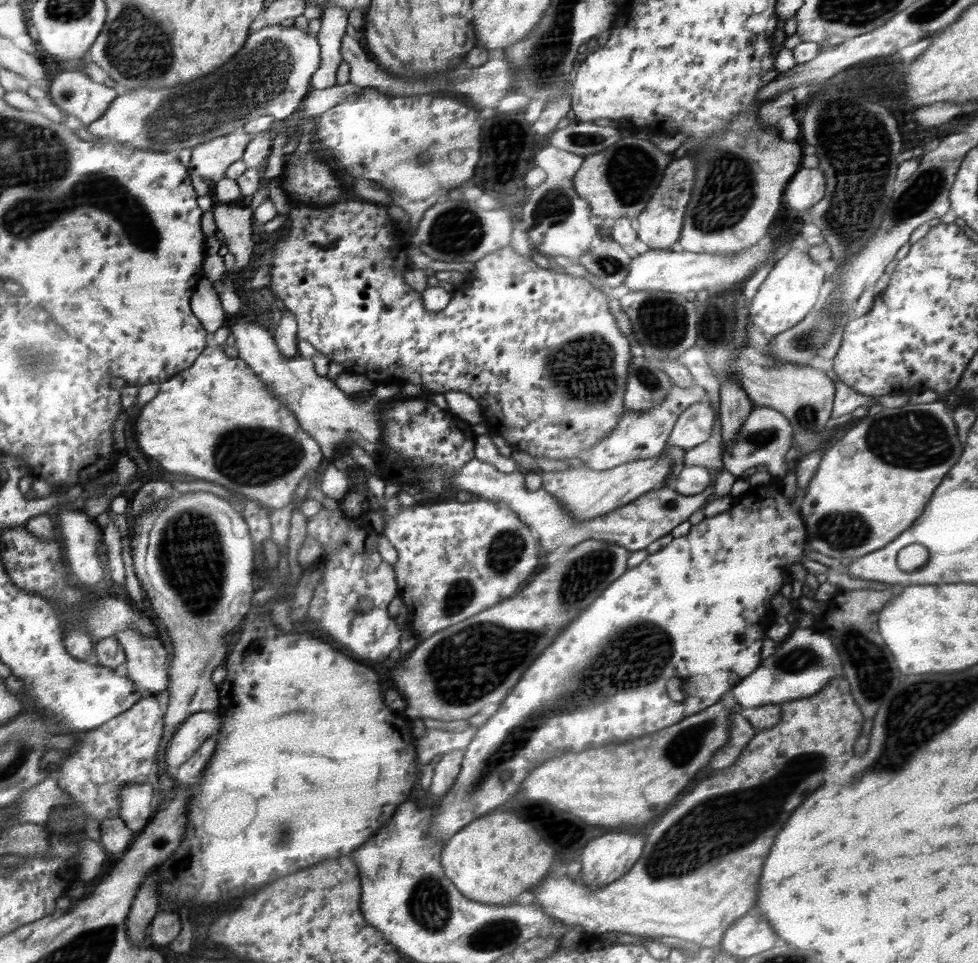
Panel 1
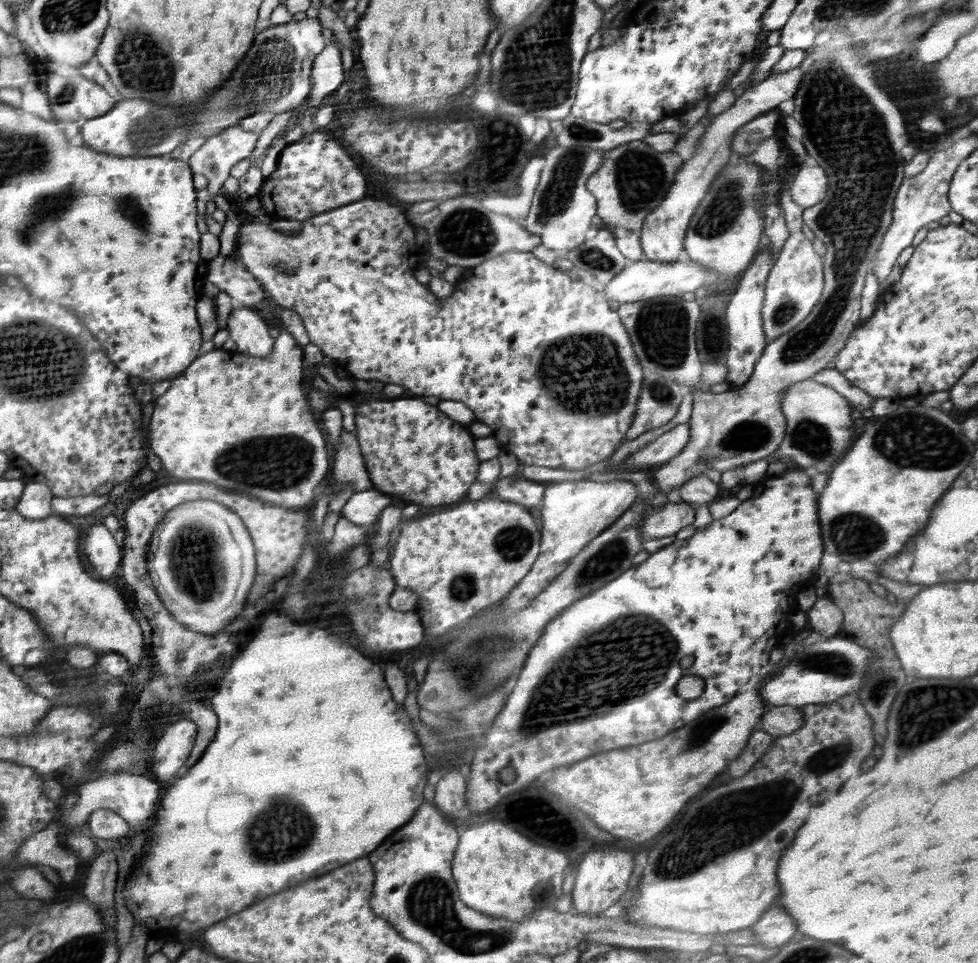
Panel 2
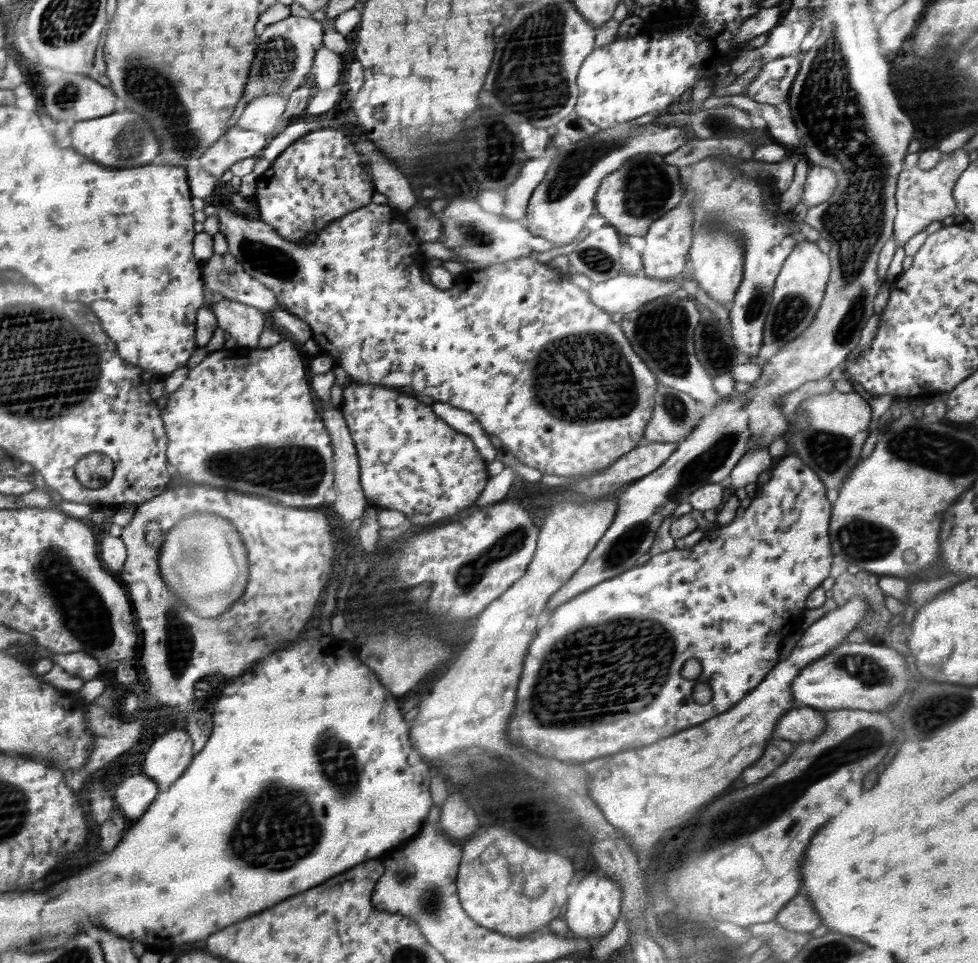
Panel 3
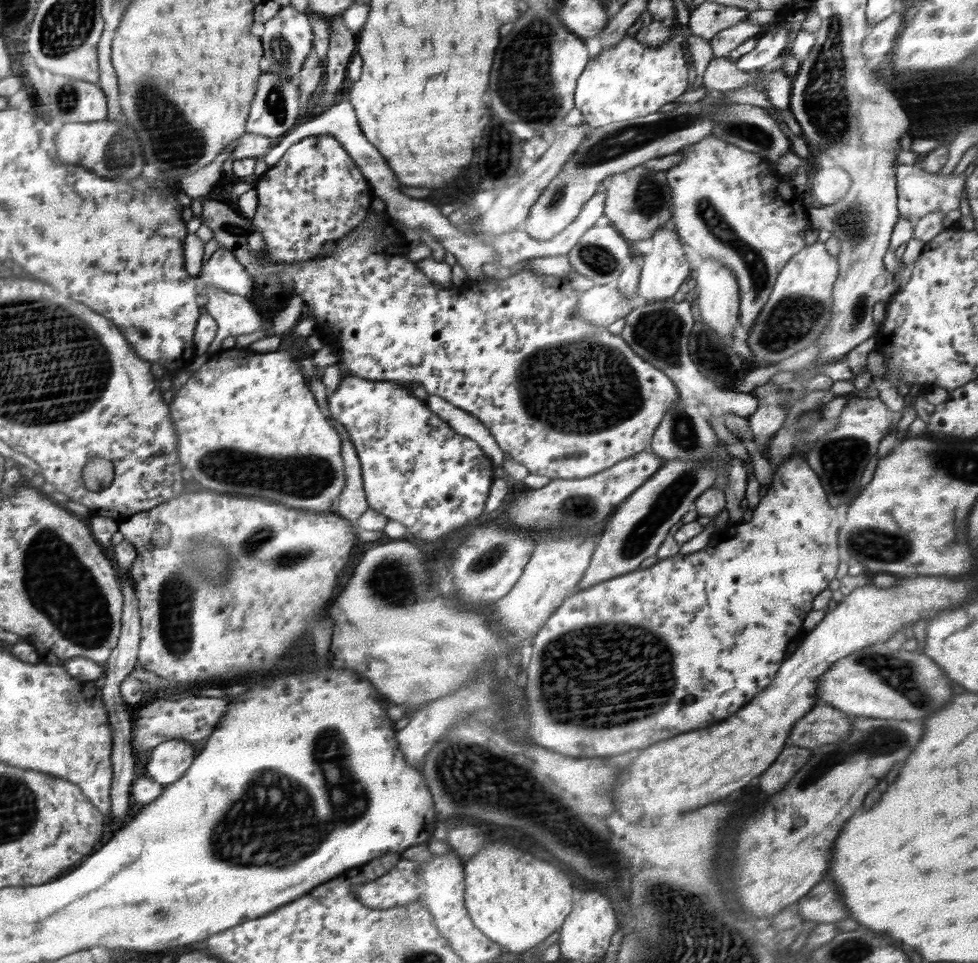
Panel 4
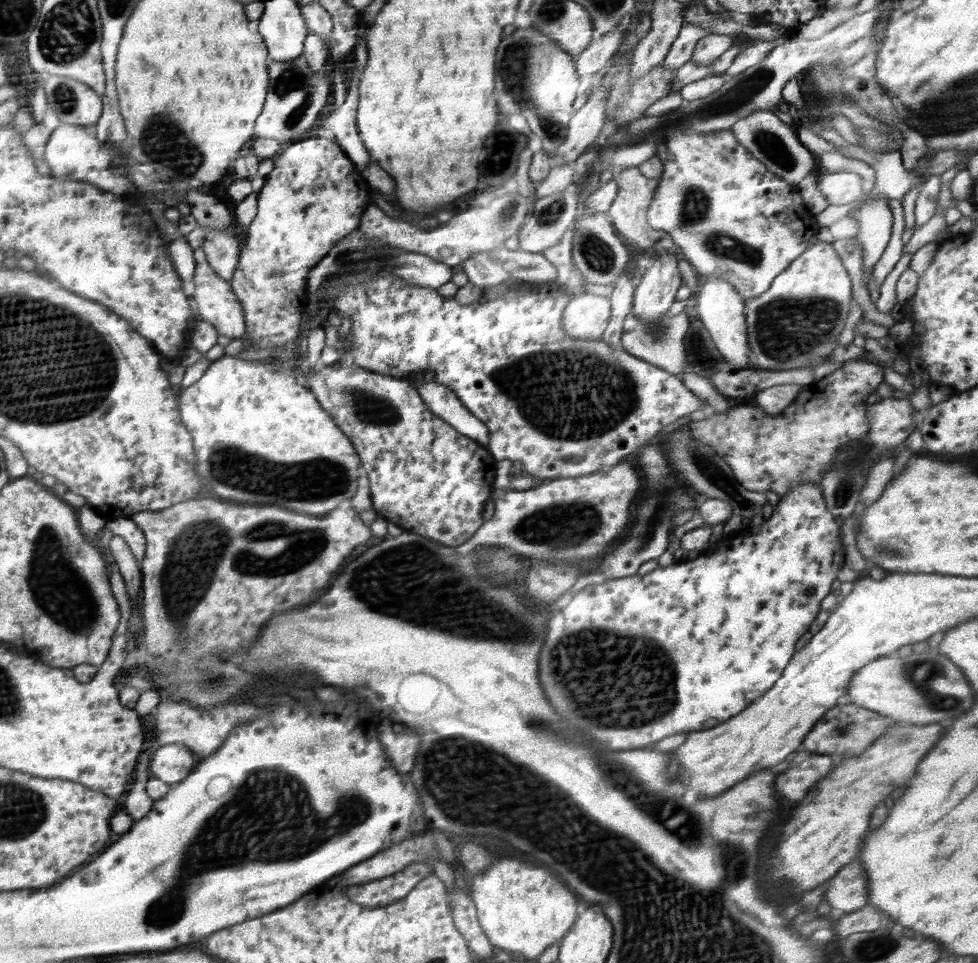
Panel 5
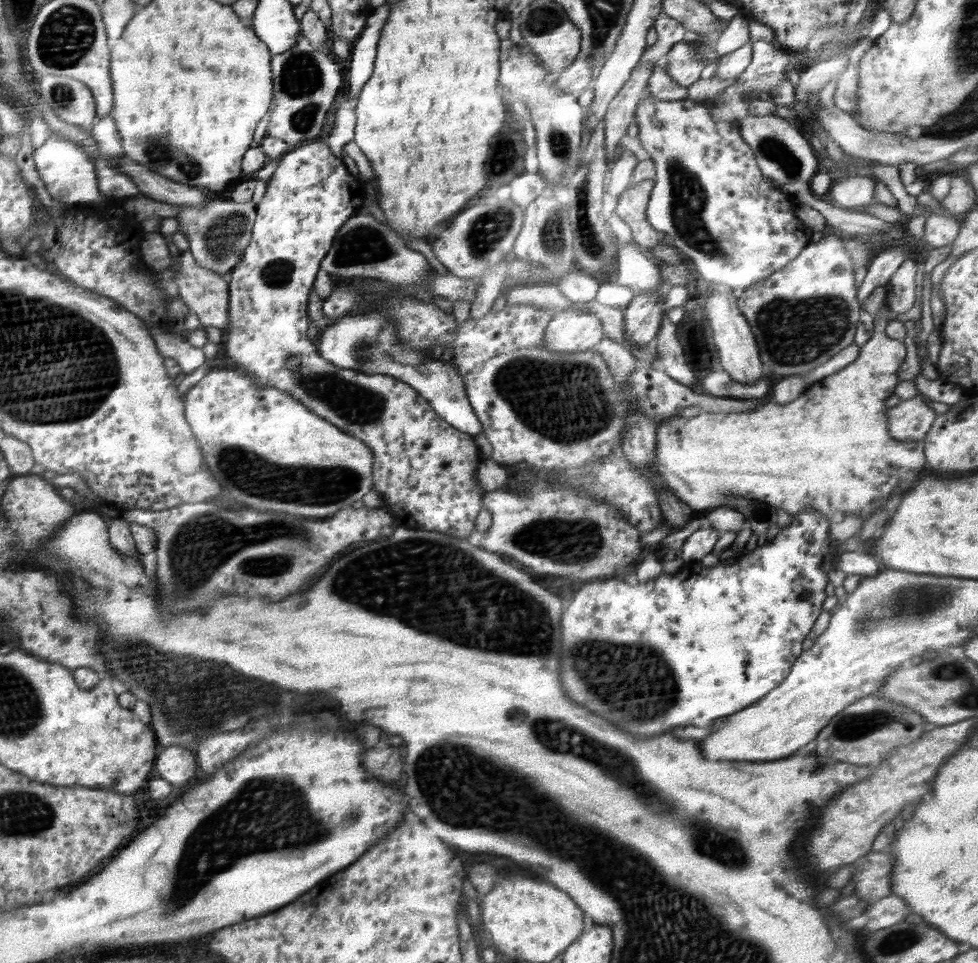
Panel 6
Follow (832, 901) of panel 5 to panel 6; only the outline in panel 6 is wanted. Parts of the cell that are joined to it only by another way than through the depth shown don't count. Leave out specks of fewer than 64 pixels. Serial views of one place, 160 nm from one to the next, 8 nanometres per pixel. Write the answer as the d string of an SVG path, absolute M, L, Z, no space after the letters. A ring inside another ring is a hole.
M870 852L868 864L866 856L861 858L862 860L856 861L856 870L853 873L856 892L852 895L872 903L890 895L890 872L894 866L894 856Z

